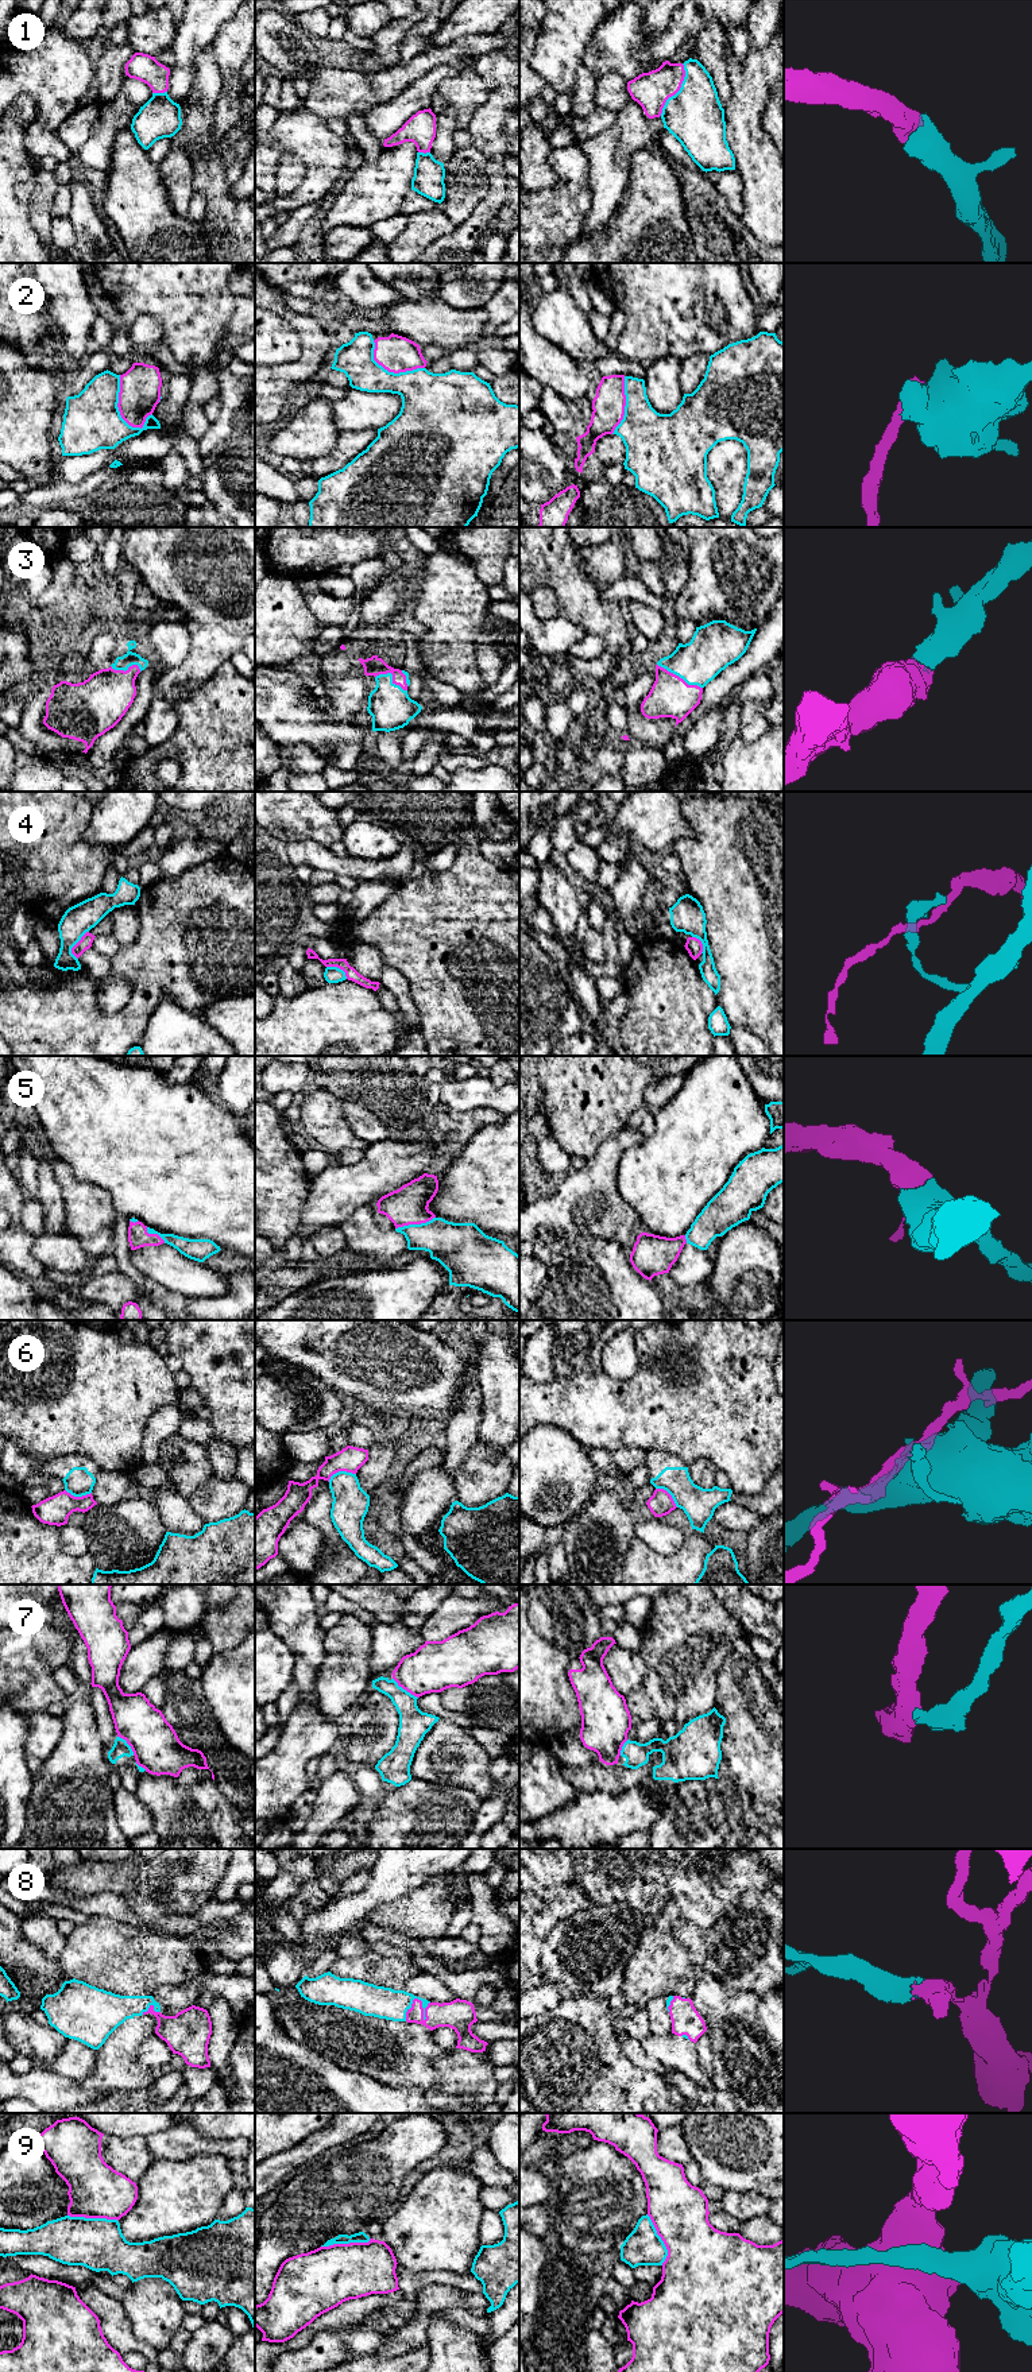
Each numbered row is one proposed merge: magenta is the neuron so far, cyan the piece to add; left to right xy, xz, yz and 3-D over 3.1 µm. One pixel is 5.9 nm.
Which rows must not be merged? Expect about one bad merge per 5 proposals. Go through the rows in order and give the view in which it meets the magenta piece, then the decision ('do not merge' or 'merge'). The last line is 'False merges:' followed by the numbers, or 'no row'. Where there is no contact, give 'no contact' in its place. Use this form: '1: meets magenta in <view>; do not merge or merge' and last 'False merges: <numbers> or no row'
1: meets magenta in yz; merge
2: meets magenta in xy; do not merge
3: meets magenta in yz; merge
4: meets magenta in xy; do not merge
5: meets magenta in xz; merge
6: meets magenta in xz; do not merge
7: meets magenta in xz; do not merge
8: meets magenta in xz; merge
9: meets magenta in xy; do not merge
False merges: 2, 4, 6, 7, 9

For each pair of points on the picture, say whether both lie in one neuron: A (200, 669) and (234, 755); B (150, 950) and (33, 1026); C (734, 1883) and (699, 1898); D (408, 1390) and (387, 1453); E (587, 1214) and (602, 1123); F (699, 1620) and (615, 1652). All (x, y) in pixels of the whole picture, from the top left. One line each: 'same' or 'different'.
A: different
B: same
C: same
D: different
E: different
F: different

